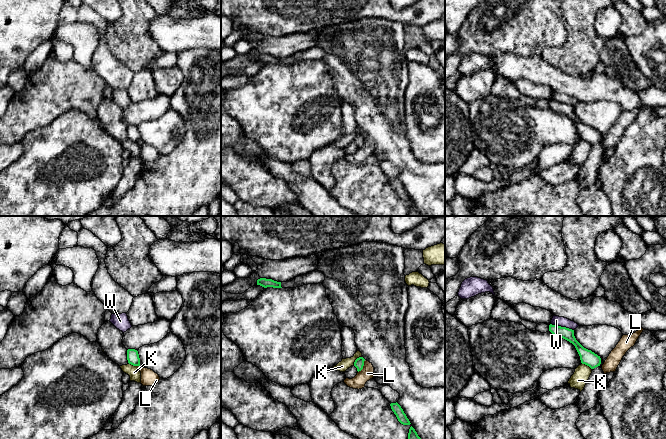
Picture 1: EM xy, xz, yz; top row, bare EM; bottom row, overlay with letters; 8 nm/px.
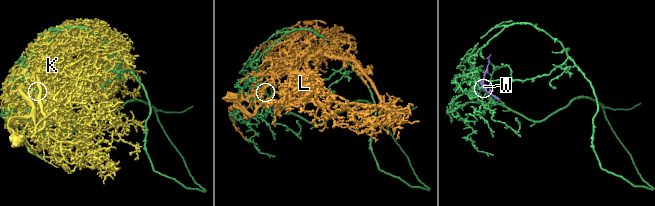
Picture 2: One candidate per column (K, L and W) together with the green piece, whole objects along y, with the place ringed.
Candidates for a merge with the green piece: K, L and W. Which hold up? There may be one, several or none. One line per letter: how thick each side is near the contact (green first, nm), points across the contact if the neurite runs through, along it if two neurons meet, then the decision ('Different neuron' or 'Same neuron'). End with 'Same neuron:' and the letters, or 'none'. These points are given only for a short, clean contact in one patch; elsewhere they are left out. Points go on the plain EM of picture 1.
K: Thickness 80 nm (green) against 90 nm. Boundary: xz (362, 132), (359, 132), (353, 140). Different neuron
L: Thickness 80 nm (green) against 110 nm. Different neuron
W: Thickness 100 nm (green) against 80 nm. Boundary: yz (551, 99), (573, 106). Different neuron
Same neuron: none

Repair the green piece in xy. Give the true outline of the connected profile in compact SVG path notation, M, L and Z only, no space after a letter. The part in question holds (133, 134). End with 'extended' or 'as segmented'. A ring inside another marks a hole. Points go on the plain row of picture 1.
M135 125L127 126L127 136L128 136L128 139L133 142L140 142L139 130L138 130L138 127Z; as segmented

